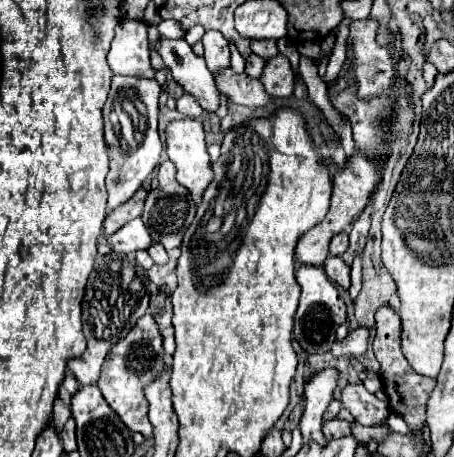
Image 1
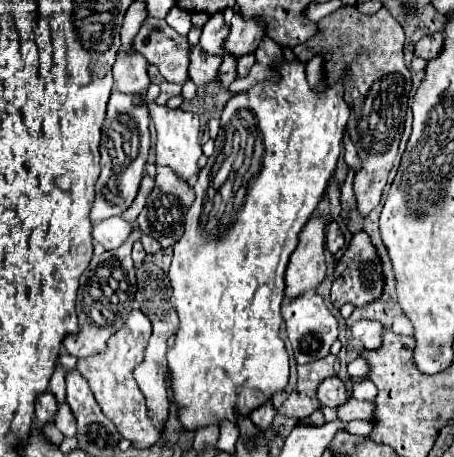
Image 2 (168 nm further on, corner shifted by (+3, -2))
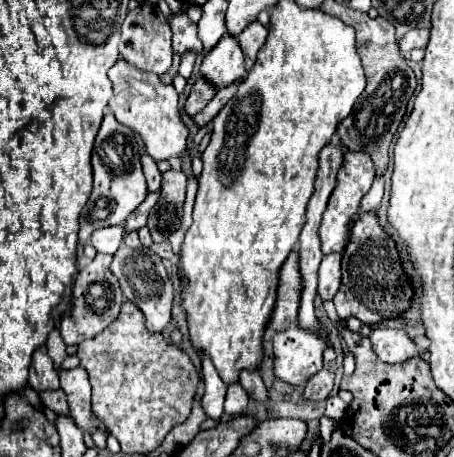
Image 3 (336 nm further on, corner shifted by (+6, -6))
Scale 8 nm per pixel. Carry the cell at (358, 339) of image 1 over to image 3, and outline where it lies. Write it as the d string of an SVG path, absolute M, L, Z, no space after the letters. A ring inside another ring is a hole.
M374 328L370 340L378 358L388 364L402 364L410 358L426 354L426 350L420 350L404 330Z

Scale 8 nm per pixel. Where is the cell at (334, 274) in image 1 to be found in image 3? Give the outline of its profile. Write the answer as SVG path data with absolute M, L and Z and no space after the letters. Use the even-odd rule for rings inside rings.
M376 212L360 214L358 222L352 228L352 238L342 256L342 284L334 298L338 316L342 320L356 316L364 324L378 324L382 320L398 318L404 314L414 298L410 278L406 276L400 254L396 250L394 238L380 226Z

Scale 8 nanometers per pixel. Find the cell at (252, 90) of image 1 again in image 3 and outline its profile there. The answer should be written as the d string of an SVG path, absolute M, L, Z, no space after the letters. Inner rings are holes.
M168 16L166 18L172 30L172 48L178 54L184 54L186 50L194 50L196 54L202 52L202 42L198 38L196 22L192 22L188 16Z

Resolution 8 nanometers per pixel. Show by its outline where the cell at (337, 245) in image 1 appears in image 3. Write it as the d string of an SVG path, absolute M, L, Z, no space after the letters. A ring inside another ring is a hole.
M348 150L344 154L344 160L342 160L342 166L338 170L338 176L336 176L336 188L332 190L332 196L328 198L328 206L322 214L322 222L320 222L320 228L318 228L318 236L320 236L320 250L322 254L330 254L330 252L338 252L342 254L348 240L350 240L350 226L354 224L354 218L356 218L356 212L360 208L360 200L364 198L364 194L370 190L372 182L374 182L374 164L372 164L372 158L358 150Z

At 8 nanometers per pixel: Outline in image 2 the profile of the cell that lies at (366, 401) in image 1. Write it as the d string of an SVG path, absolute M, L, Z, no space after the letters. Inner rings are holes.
M339 376L327 378L327 380L319 386L317 396L319 396L321 404L323 404L323 406L329 406L329 408L341 408L343 404L349 402L347 386L345 386L345 382L343 382Z

